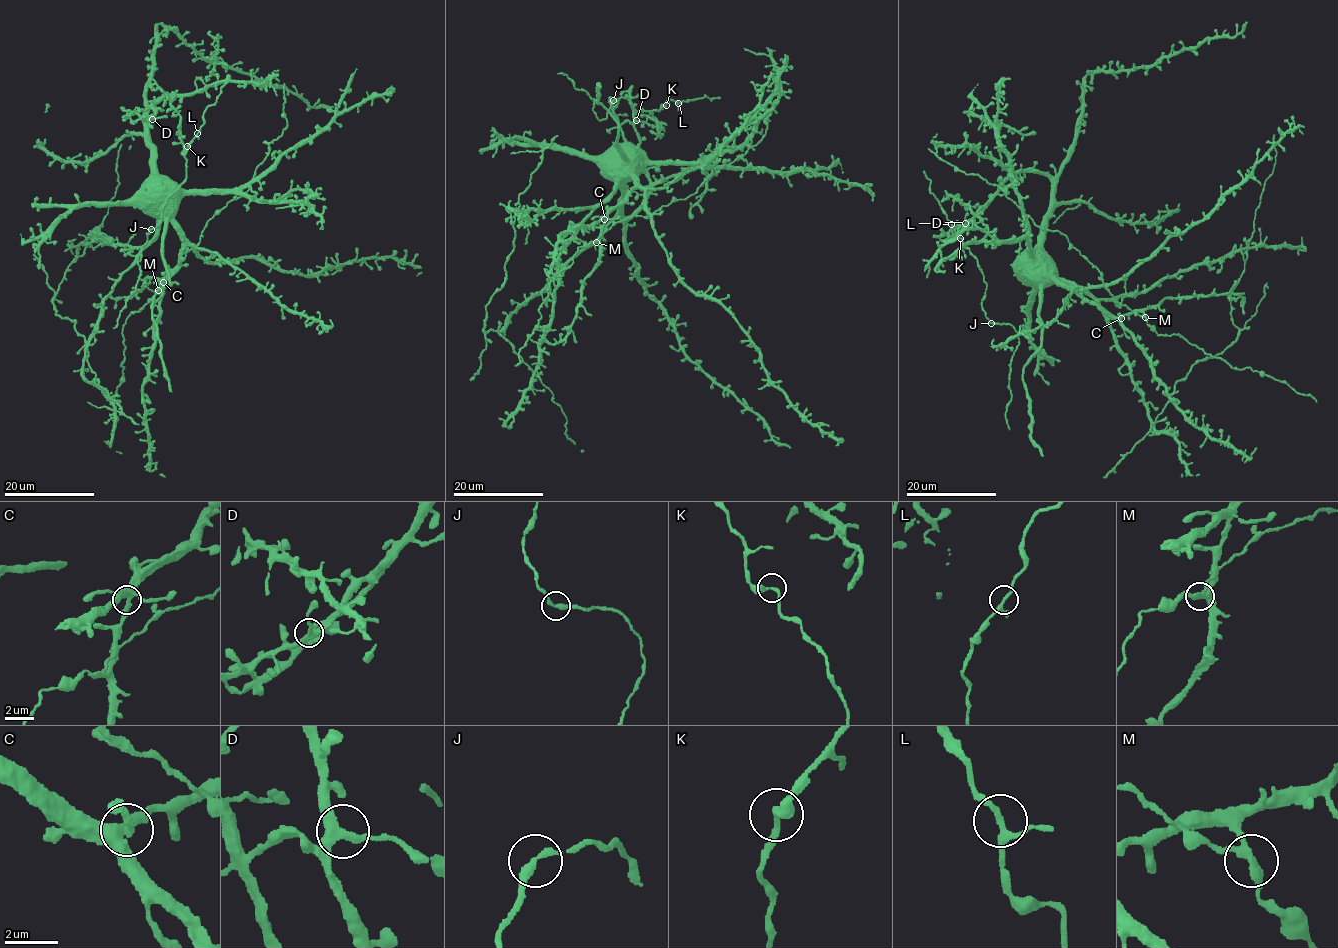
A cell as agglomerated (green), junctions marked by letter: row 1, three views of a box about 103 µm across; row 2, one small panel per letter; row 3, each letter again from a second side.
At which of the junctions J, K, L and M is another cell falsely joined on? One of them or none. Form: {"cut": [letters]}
{"cut": ["M"]}

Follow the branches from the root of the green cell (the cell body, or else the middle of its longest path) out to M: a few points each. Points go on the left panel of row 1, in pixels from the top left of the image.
M: (158, 195), (166, 215), (180, 230), (183, 245), (178, 264), (166, 281), (160, 281), (158, 290)

